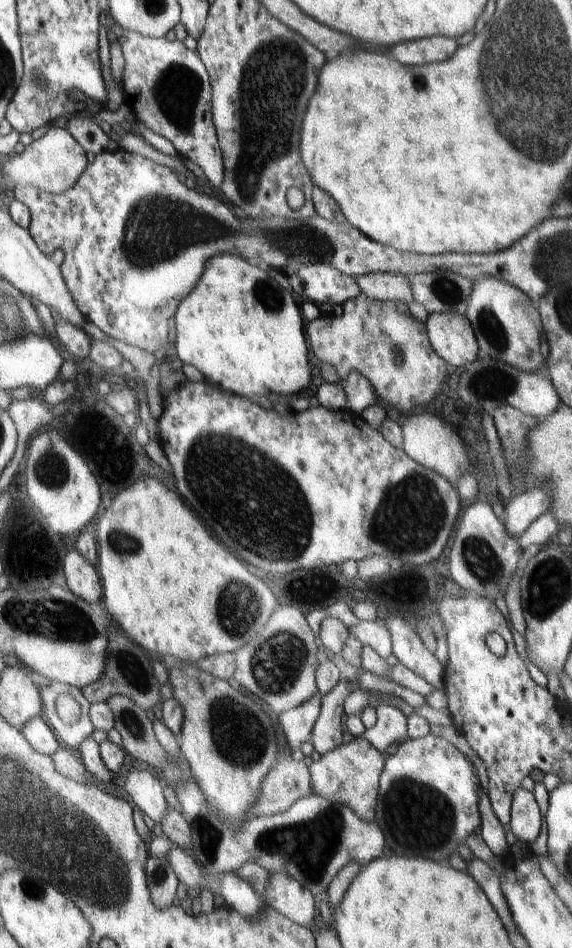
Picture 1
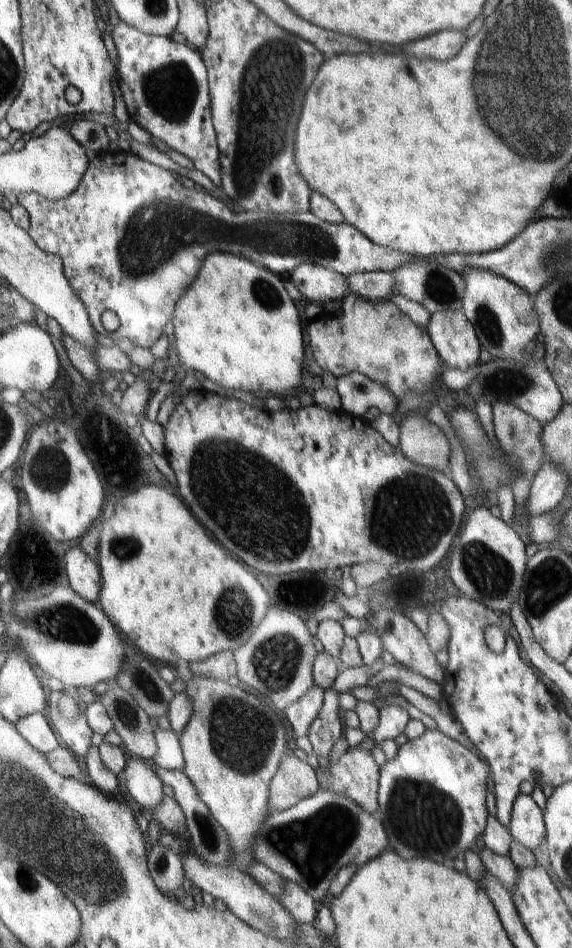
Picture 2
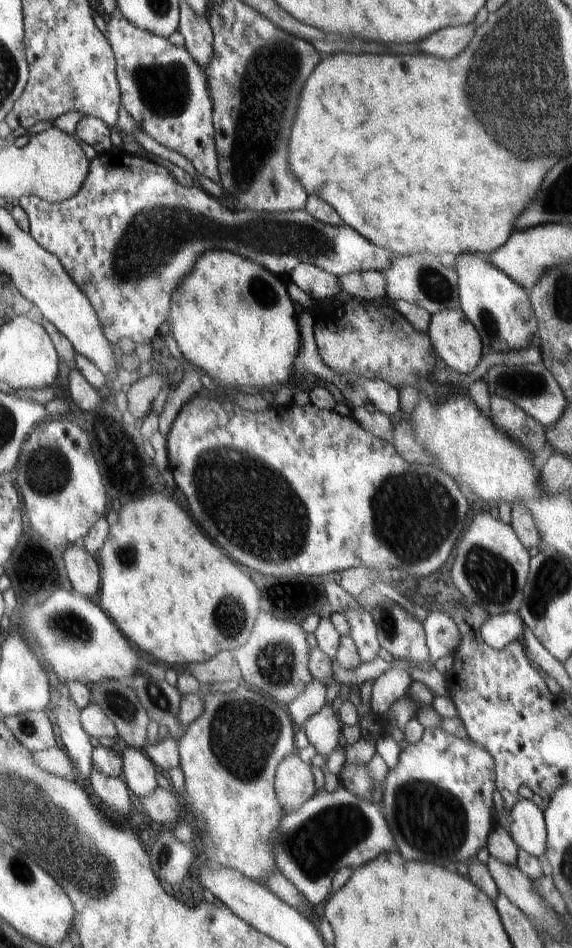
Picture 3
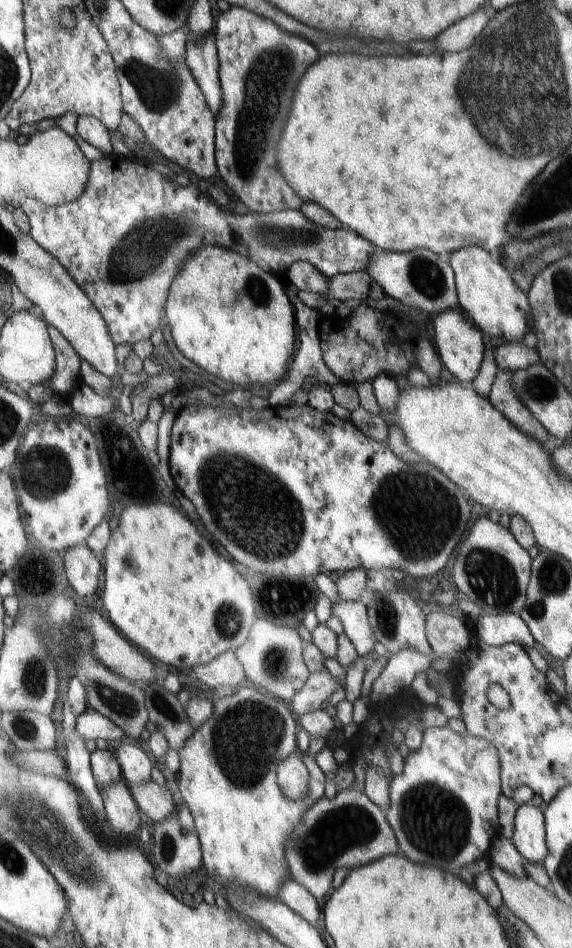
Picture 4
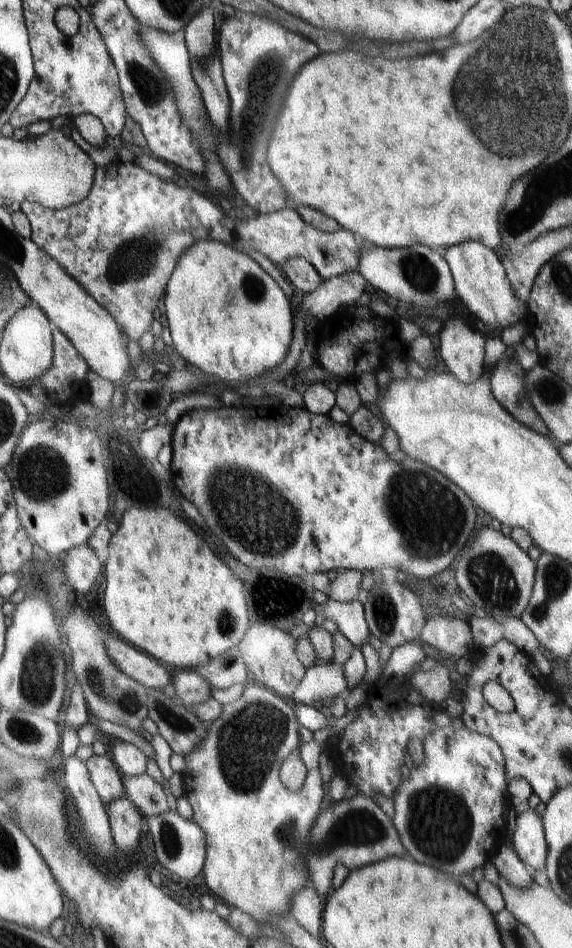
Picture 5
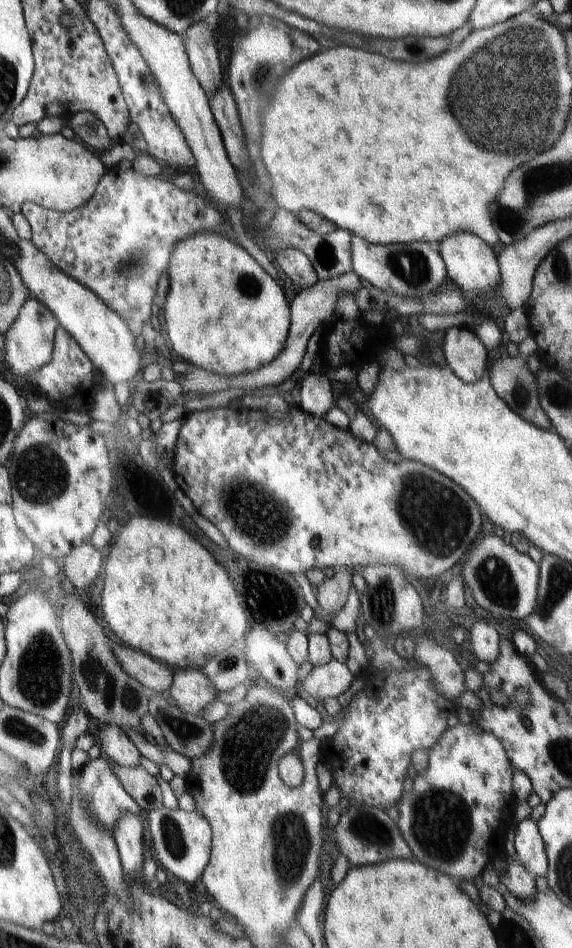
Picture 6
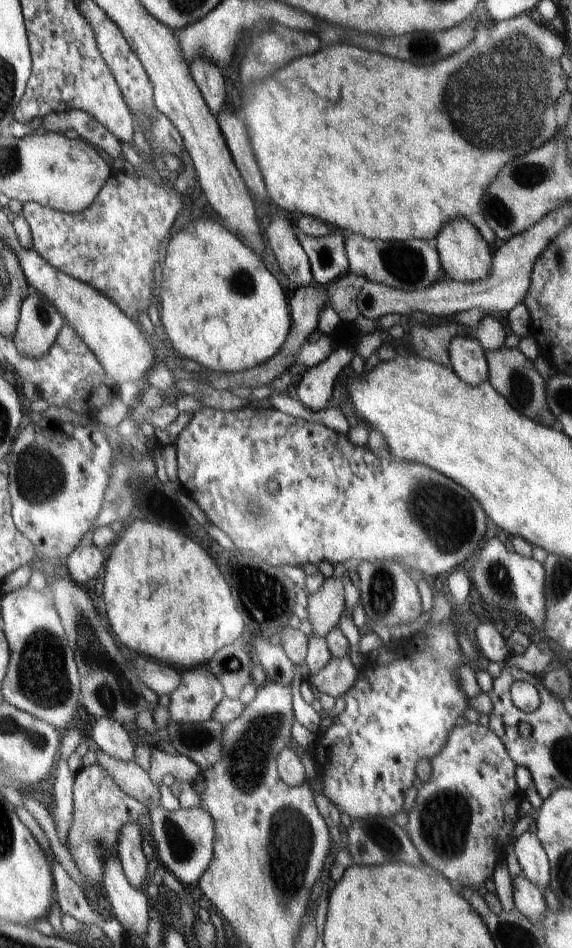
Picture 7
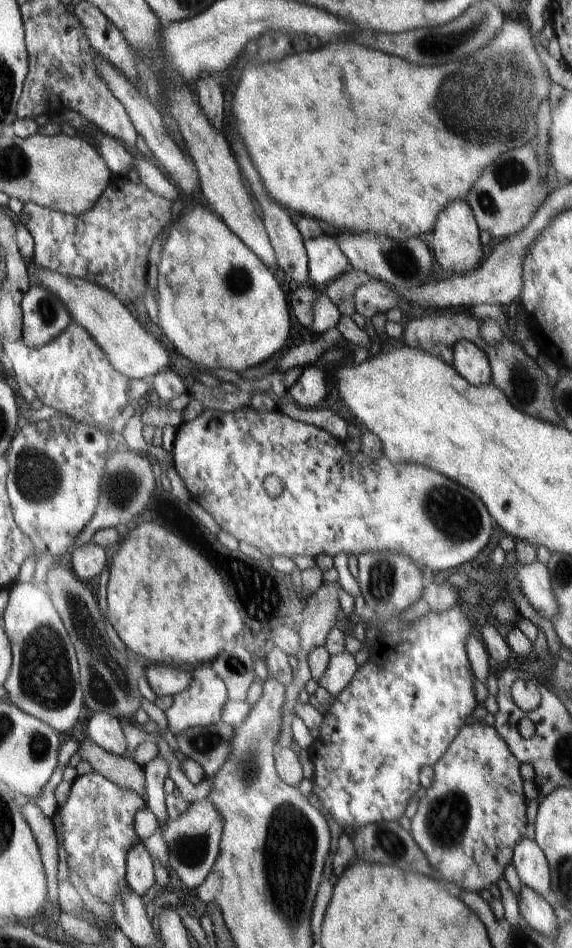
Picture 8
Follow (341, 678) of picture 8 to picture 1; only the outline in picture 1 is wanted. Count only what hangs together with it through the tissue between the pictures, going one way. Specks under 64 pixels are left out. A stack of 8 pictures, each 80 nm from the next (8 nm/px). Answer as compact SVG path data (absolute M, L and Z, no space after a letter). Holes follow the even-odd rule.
M318 691L299 707L278 715L278 724L284 732L288 748L293 752L300 749L303 742L311 742L312 728L321 711L322 693Z

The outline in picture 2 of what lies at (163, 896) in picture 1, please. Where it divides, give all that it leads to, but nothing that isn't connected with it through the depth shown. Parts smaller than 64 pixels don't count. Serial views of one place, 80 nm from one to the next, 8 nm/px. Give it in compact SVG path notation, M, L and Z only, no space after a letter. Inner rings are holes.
M158 843L152 845L151 852L147 854L147 867L155 885L166 896L174 894L184 882L181 854Z

